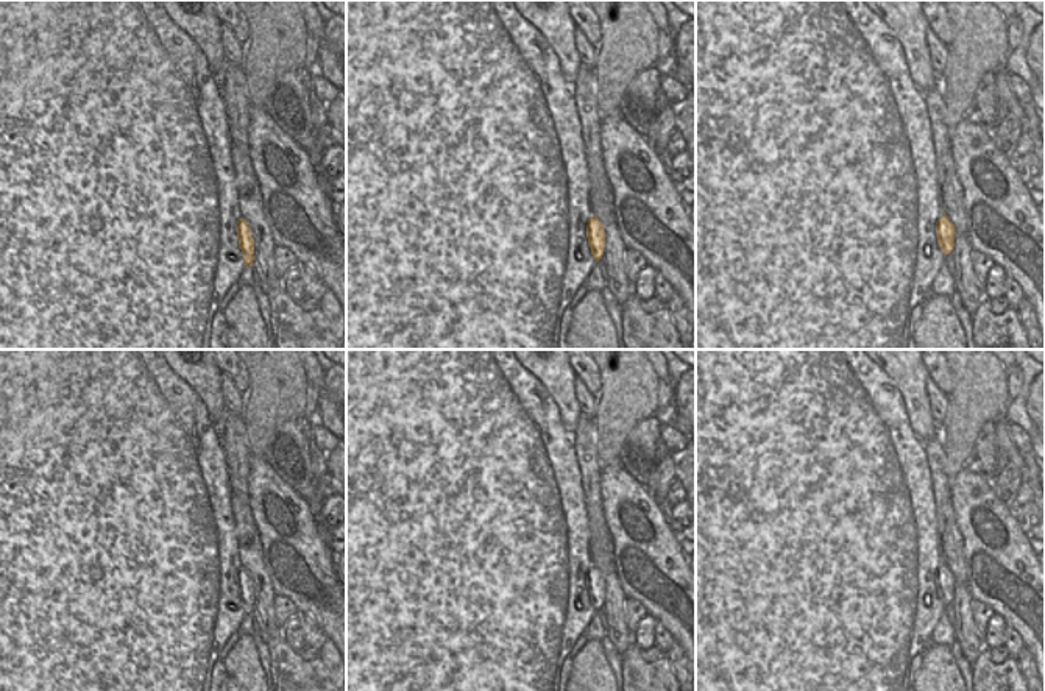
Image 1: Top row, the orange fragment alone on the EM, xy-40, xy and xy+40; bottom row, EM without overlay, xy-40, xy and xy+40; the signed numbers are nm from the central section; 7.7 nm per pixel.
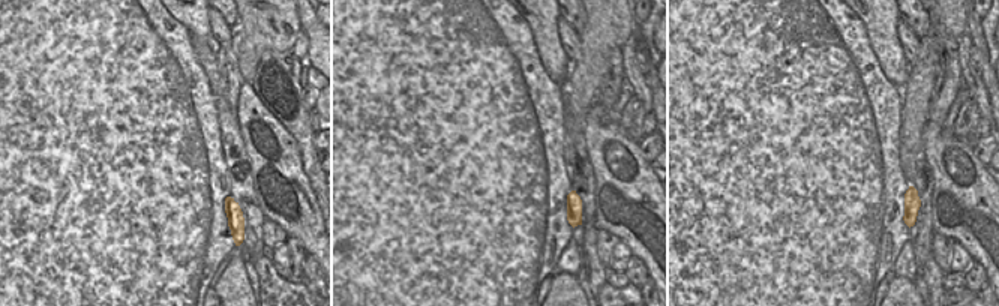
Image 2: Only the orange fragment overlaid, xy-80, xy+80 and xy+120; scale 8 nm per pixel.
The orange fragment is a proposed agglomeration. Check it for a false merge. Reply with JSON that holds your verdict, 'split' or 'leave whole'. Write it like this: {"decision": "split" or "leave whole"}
{"decision": "leave whole"}

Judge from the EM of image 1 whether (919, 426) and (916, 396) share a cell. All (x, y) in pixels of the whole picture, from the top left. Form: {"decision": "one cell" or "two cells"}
{"decision": "one cell"}

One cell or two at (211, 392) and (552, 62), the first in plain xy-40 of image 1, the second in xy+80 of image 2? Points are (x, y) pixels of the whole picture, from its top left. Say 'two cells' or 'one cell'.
one cell

